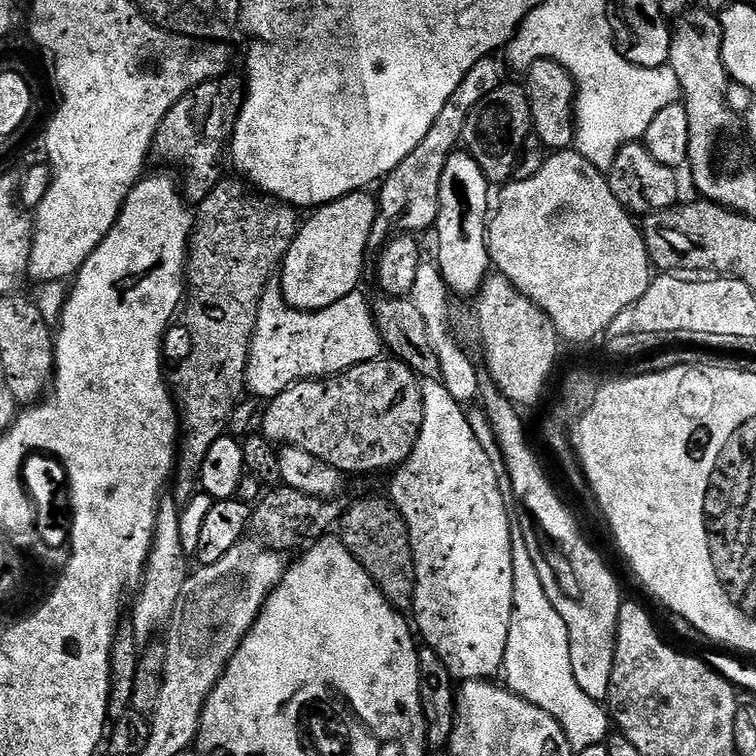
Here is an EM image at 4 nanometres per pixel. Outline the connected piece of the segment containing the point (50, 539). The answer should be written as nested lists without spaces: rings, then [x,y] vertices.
[[[28,448],[24,456],[20,456],[20,464],[16,464],[16,482],[18,490],[32,495],[34,512],[30,515],[31,537],[38,536],[42,548],[49,550],[54,544],[70,544],[70,524],[74,524],[74,493],[72,493],[73,475],[70,465],[52,452],[52,448]]]

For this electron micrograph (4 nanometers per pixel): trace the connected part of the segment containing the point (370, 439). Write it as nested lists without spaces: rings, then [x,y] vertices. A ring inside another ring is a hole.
[[[379,358],[372,361],[366,361],[364,364],[354,365],[353,368],[346,369],[339,375],[329,376],[327,379],[301,380],[293,384],[291,388],[286,389],[280,396],[270,400],[268,409],[262,412],[262,432],[273,444],[277,446],[292,445],[301,448],[307,454],[312,454],[314,458],[321,459],[324,463],[336,467],[340,473],[349,474],[349,472],[384,472],[395,470],[408,459],[408,456],[414,450],[418,442],[418,434],[422,430],[422,418],[424,417],[424,398],[426,392],[422,387],[421,381],[411,368],[406,367],[402,361],[395,358]]]

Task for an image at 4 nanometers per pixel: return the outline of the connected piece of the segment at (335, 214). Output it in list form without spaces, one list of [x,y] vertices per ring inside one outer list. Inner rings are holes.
[[[361,190],[332,200],[329,204],[317,207],[311,213],[313,216],[301,223],[300,231],[297,232],[278,273],[281,294],[284,295],[285,302],[290,308],[302,312],[322,311],[361,287],[360,275],[364,272],[364,256],[369,255],[368,239],[376,221],[378,207],[377,197],[367,196],[368,194],[367,191]]]

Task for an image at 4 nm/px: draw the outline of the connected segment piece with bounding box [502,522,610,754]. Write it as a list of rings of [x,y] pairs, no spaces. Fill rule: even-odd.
[[[518,522],[513,523],[511,528],[511,546],[514,554],[514,606],[511,610],[510,635],[507,639],[506,654],[503,658],[504,667],[502,676],[505,676],[505,685],[508,690],[515,693],[516,696],[522,697],[526,701],[538,706],[540,709],[550,714],[550,718],[554,718],[558,722],[558,726],[562,726],[562,730],[566,734],[566,738],[570,742],[573,753],[578,754],[582,750],[586,750],[586,746],[594,746],[595,744],[603,744],[607,741],[610,735],[610,717],[607,707],[604,707],[599,701],[594,701],[589,698],[588,694],[583,693],[581,686],[575,681],[573,666],[570,661],[570,642],[569,632],[566,630],[566,624],[562,620],[562,616],[555,610],[550,598],[546,595],[546,590],[543,589],[542,580],[538,577],[538,570],[534,567],[534,562],[531,561],[529,546],[526,544],[525,532],[522,530]]]

